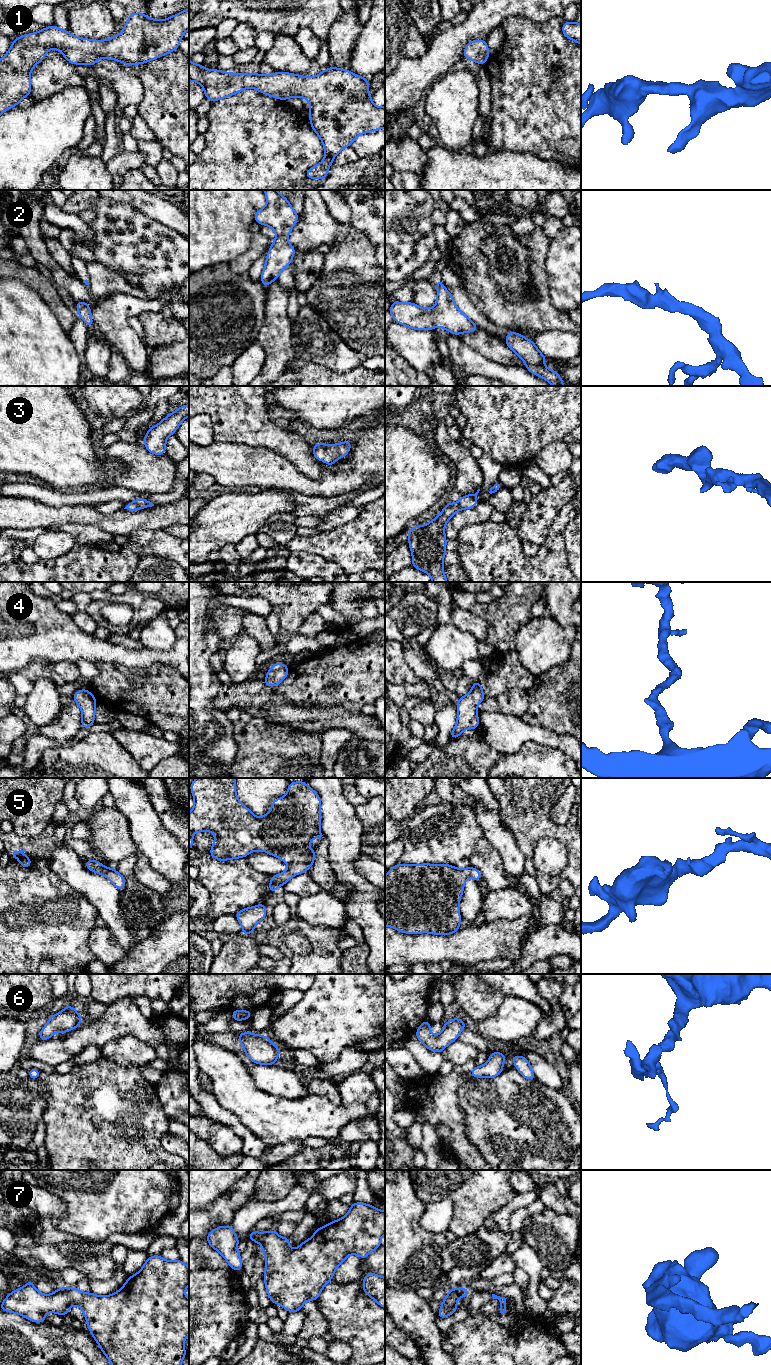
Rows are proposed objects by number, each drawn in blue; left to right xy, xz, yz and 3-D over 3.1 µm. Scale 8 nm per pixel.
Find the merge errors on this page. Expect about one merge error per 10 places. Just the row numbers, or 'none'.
none

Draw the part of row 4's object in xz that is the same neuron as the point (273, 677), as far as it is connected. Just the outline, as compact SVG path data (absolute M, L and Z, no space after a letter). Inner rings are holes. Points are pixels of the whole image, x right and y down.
M275 663L266 673L264 683L267 687L278 686L289 674L289 667L283 663Z

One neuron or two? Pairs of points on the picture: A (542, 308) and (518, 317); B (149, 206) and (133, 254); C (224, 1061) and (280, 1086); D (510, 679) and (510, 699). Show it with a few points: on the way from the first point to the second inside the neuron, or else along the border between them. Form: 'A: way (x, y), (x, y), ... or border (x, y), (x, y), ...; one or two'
A: way (536, 314), (524, 315); one
B: border (125, 204), (167, 226); two
C: border (246, 1066), (254, 1084), (263, 1091); two
D: border (526, 690), (511, 688), (497, 697); two

